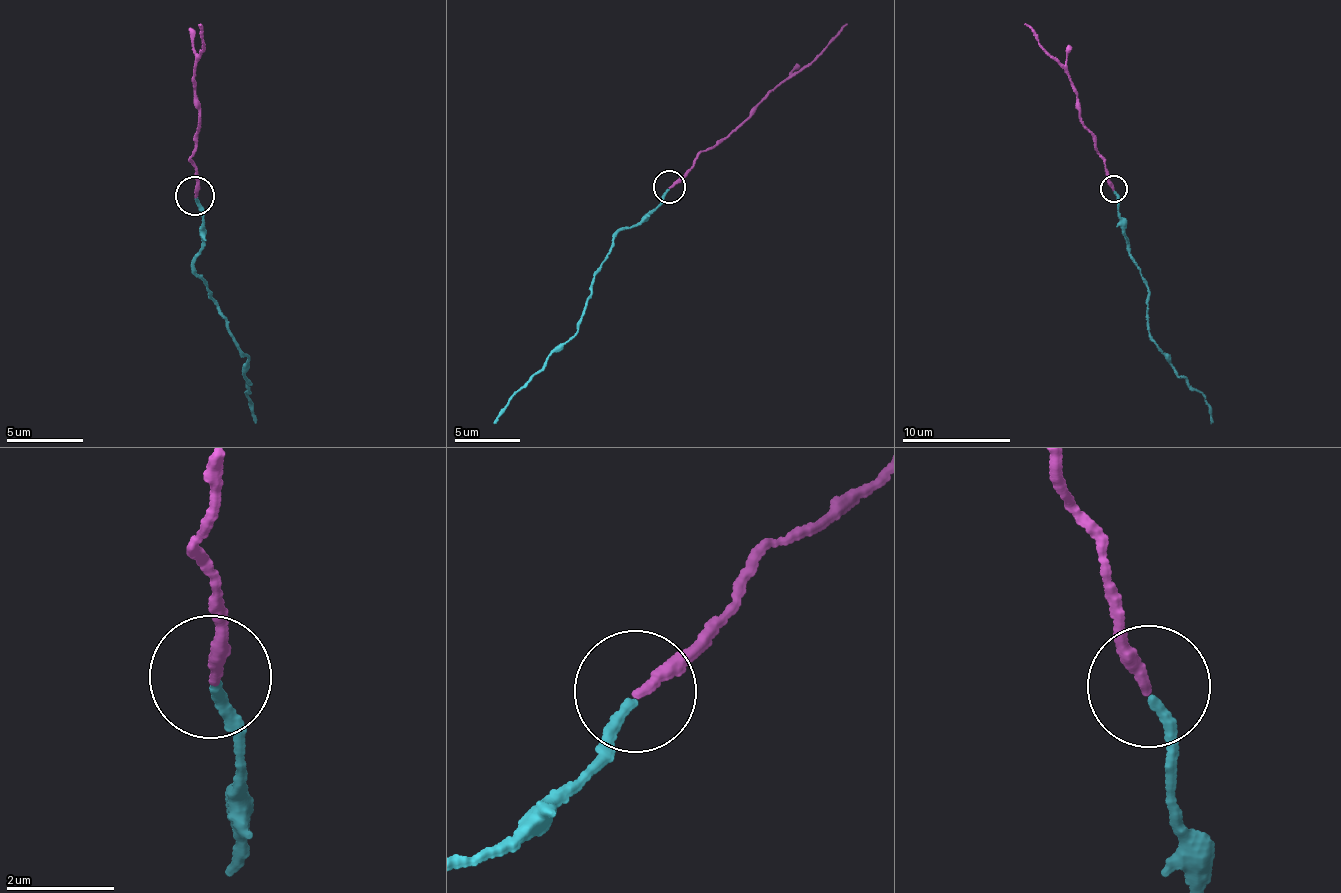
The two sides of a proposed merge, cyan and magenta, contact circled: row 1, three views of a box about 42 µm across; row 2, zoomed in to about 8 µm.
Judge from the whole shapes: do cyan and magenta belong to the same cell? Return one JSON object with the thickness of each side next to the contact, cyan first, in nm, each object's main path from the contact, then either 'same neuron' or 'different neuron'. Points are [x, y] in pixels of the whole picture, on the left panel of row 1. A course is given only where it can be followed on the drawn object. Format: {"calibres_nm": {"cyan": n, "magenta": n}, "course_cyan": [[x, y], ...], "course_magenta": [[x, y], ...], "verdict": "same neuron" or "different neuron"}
{"calibres_nm": {"cyan": 180, "magenta": 200}, "course_cyan": [[197, 195], [204, 229], [195, 273], [241, 352], [247, 357], [242, 378], [255, 424]], "course_magenta": [[195, 197], [197, 167], [191, 159], [194, 134], [199, 125], [195, 54], [203, 48], [201, 25]], "verdict": "same neuron"}

